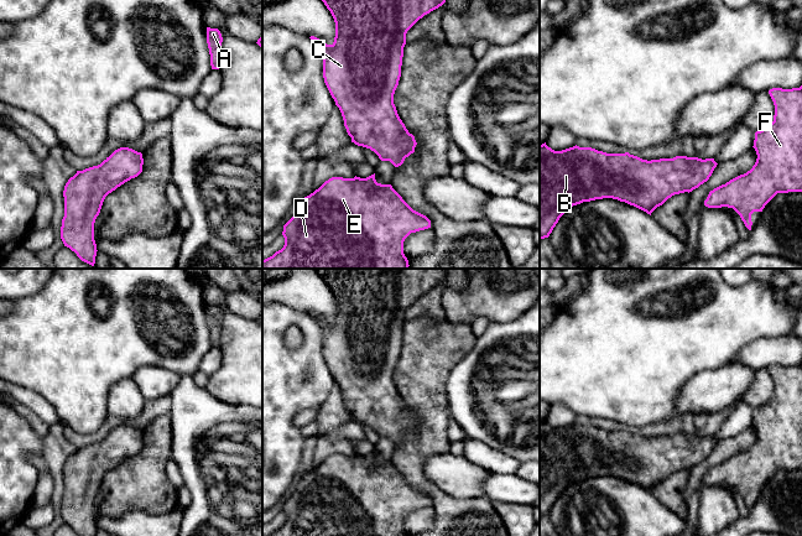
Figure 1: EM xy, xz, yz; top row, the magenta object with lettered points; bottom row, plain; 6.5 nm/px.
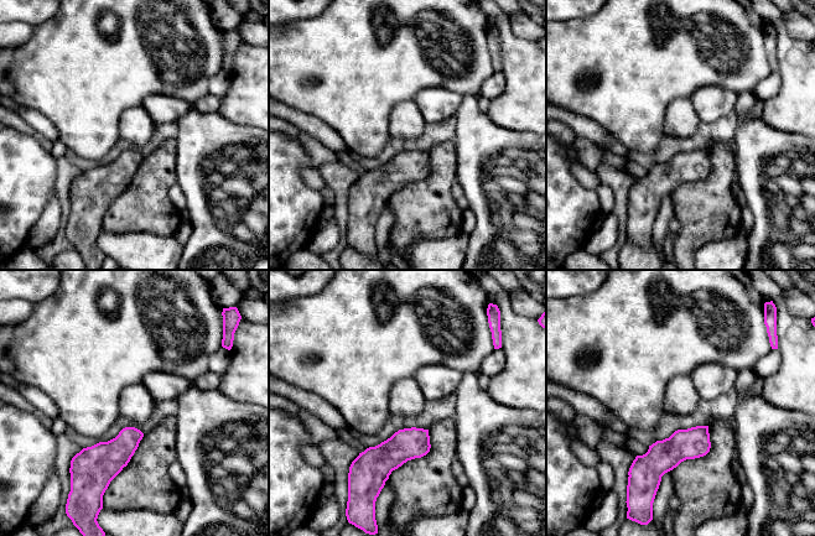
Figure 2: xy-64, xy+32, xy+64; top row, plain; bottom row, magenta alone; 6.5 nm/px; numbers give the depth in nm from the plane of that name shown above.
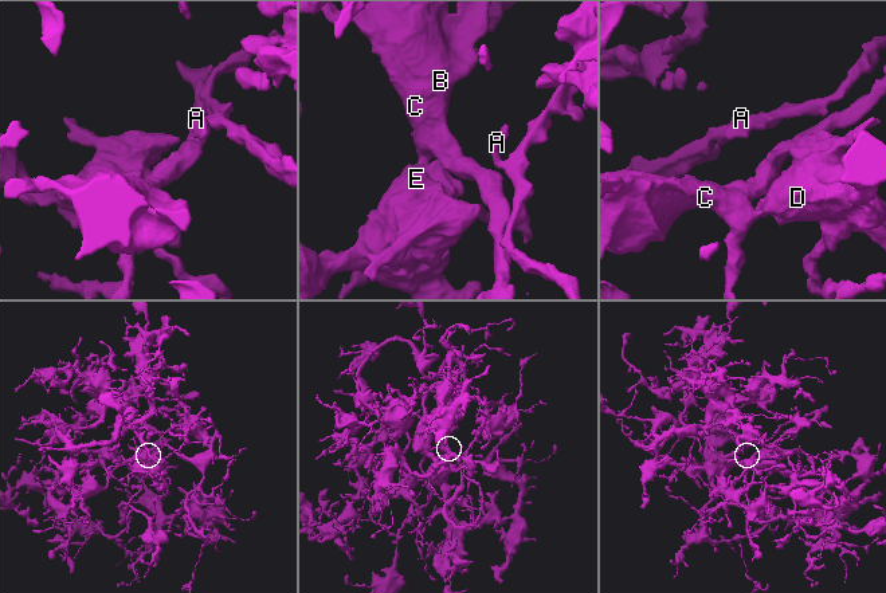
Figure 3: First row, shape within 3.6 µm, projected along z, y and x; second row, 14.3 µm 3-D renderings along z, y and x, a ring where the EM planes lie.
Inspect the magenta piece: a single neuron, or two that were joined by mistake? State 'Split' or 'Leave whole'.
Leave whole

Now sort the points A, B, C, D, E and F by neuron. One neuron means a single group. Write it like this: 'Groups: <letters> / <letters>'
Groups: A B C D E F

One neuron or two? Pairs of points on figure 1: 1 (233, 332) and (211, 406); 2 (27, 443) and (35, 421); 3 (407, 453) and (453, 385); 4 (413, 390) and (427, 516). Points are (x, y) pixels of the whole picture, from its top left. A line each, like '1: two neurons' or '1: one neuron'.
1: two neurons
2: two neurons
3: two neurons
4: two neurons

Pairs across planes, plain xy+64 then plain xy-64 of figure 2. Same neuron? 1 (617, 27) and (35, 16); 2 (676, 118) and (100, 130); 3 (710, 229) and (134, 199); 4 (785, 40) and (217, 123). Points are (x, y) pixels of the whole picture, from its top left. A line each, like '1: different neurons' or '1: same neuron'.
1: different neurons
2: different neurons
3: same neuron
4: different neurons

